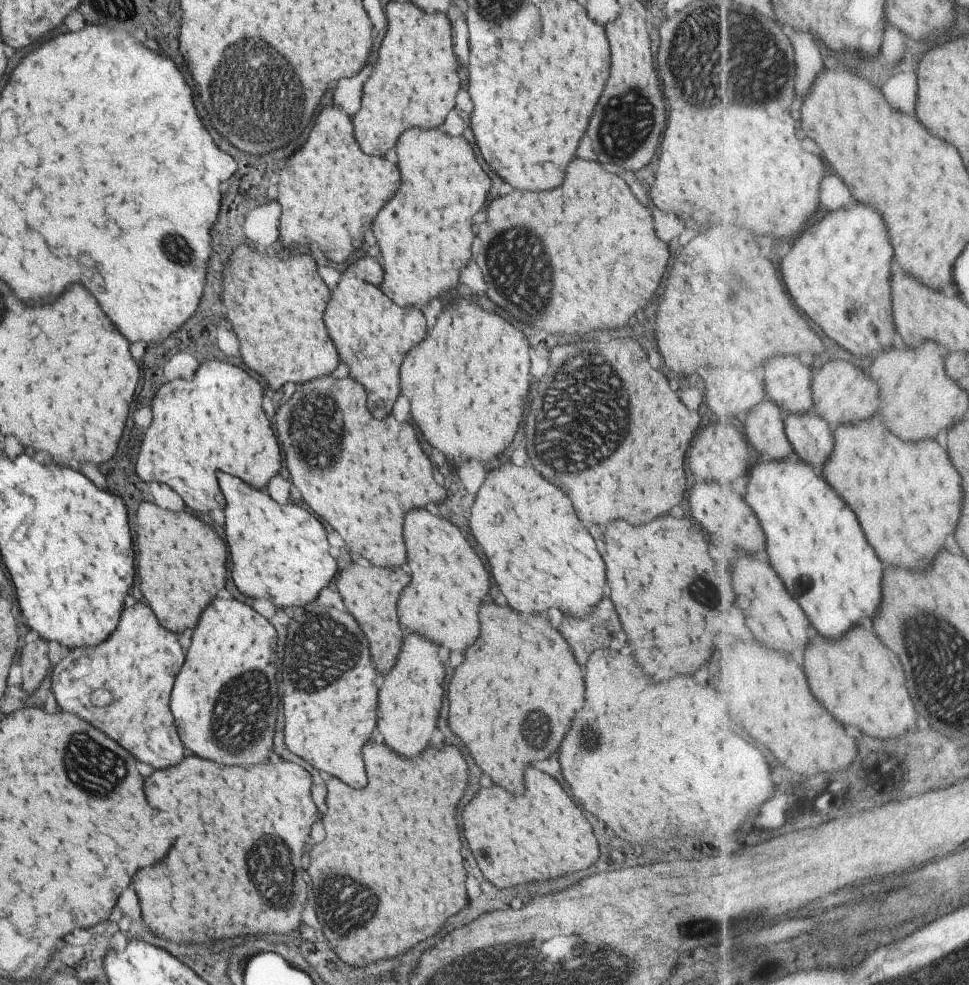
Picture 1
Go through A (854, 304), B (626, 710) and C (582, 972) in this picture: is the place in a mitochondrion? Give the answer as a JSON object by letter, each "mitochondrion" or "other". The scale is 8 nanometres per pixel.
{"A":"mitochondrion","B":"other","C":"mitochondrion"}

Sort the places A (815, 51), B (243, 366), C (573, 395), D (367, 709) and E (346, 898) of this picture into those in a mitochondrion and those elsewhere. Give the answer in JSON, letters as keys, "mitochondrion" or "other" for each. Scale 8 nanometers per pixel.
{"A":"other","B":"other","C":"mitochondrion","D":"other","E":"mitochondrion"}

